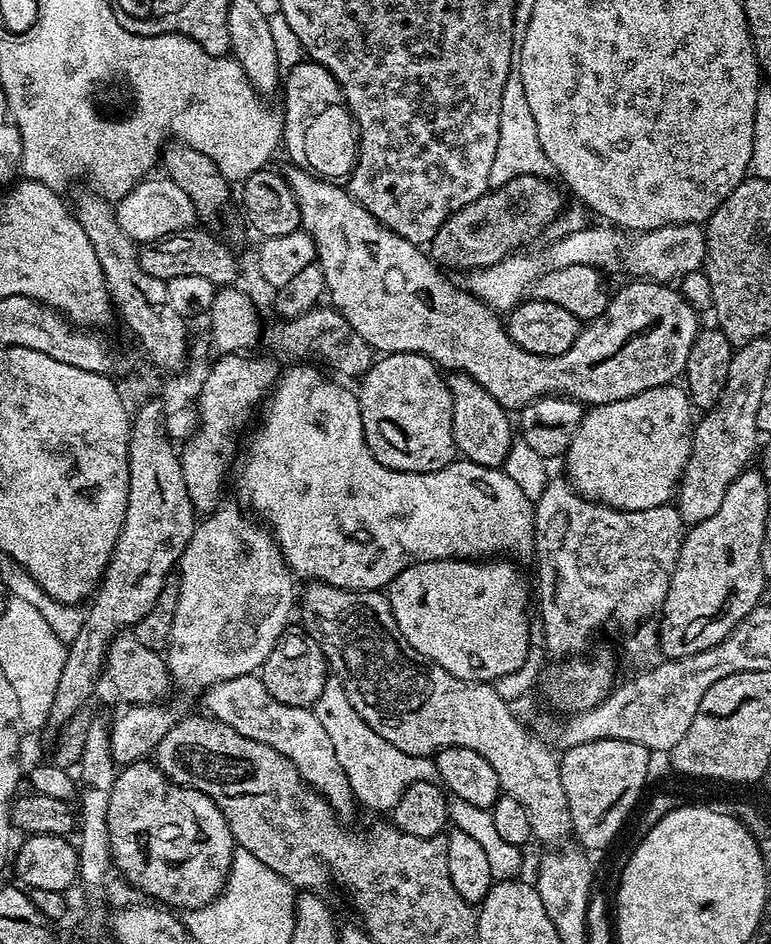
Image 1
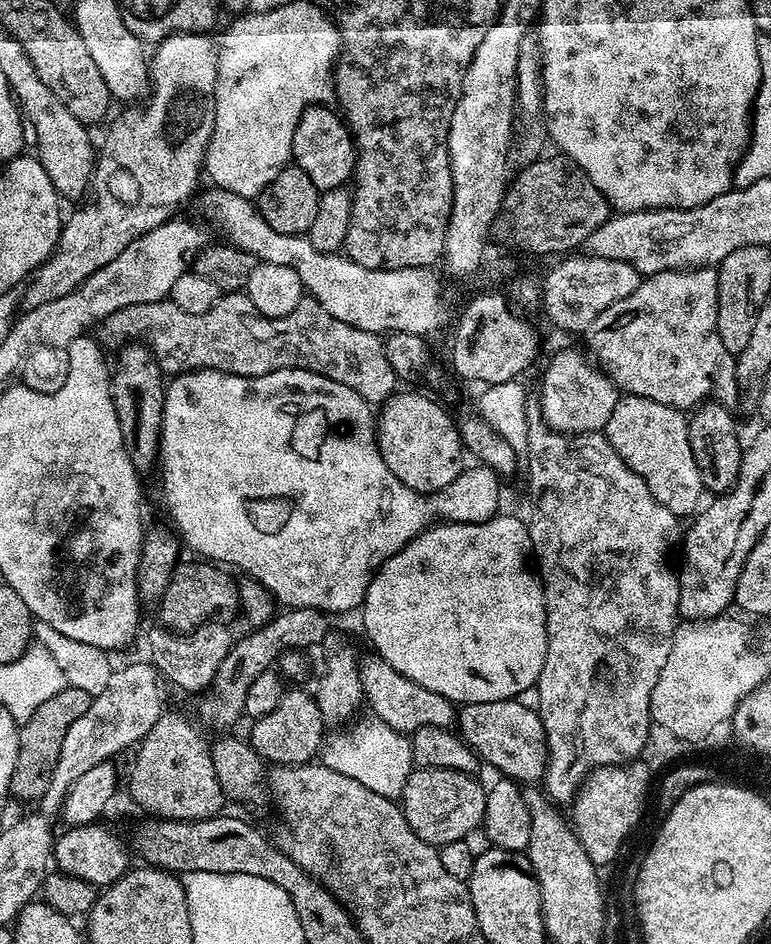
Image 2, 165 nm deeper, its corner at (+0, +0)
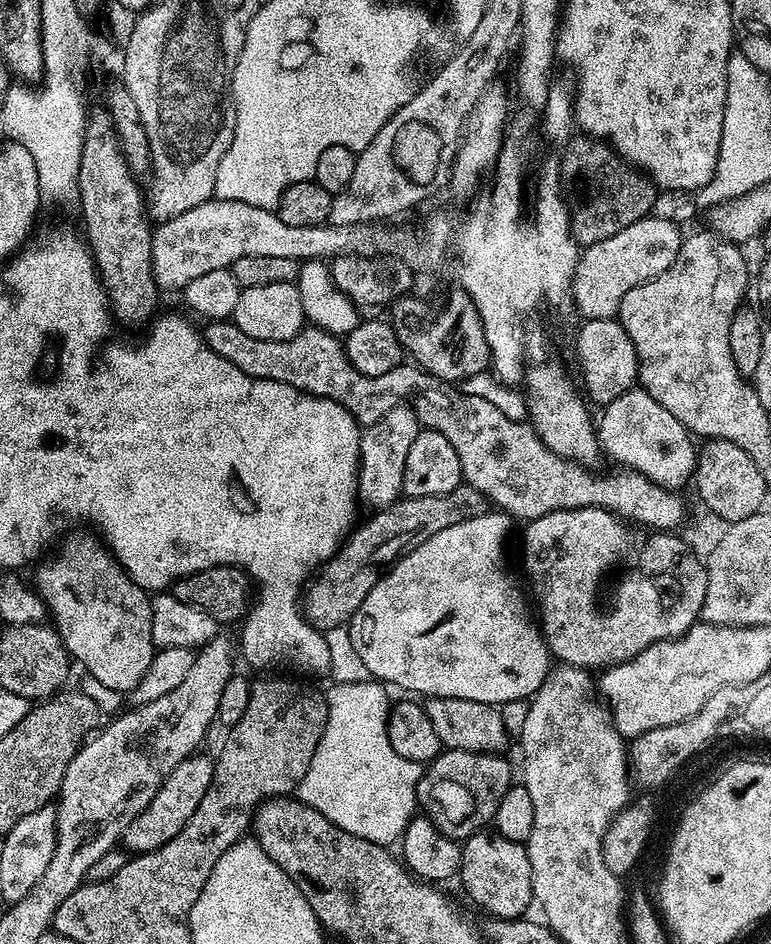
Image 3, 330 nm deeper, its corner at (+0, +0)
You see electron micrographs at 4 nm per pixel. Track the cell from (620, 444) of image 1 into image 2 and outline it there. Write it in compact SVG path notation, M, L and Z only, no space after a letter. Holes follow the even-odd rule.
M624 394L614 406L614 414L610 414L610 422L604 427L603 433L608 437L610 446L618 450L626 466L630 466L634 474L642 477L650 494L654 494L654 498L658 498L658 502L662 502L666 510L670 510L677 518L684 518L687 512L695 513L701 507L700 495L705 495L706 489L700 477L700 467L696 465L696 459L690 450L688 416L681 409L654 402L650 398Z

